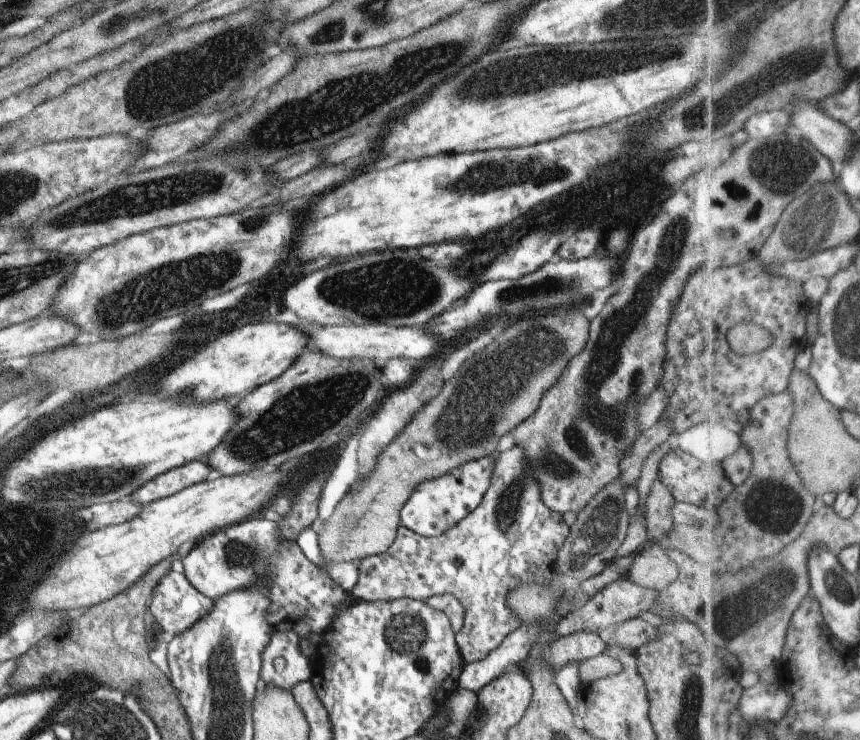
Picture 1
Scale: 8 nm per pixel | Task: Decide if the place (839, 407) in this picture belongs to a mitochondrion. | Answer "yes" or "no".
no

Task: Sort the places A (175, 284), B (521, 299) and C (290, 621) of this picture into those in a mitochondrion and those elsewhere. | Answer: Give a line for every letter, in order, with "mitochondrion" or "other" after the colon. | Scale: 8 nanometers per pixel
A: mitochondrion
B: mitochondrion
C: other

